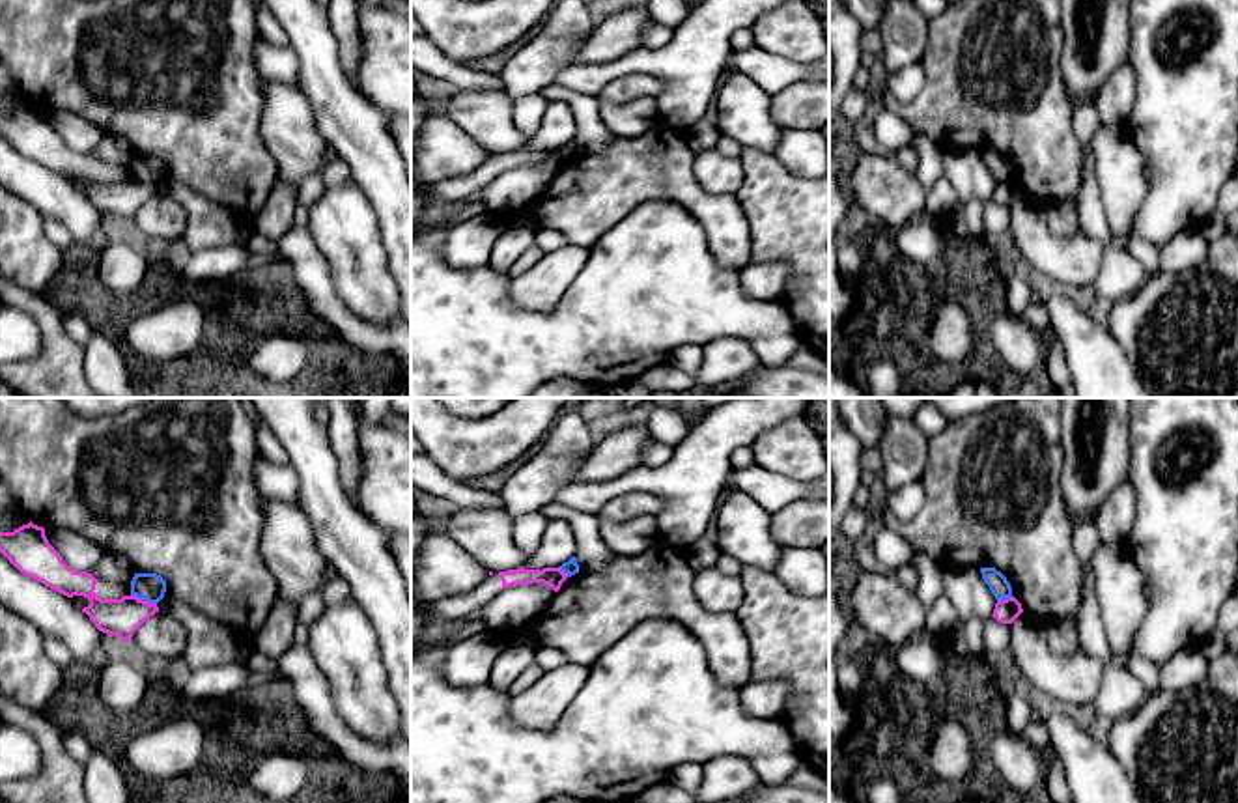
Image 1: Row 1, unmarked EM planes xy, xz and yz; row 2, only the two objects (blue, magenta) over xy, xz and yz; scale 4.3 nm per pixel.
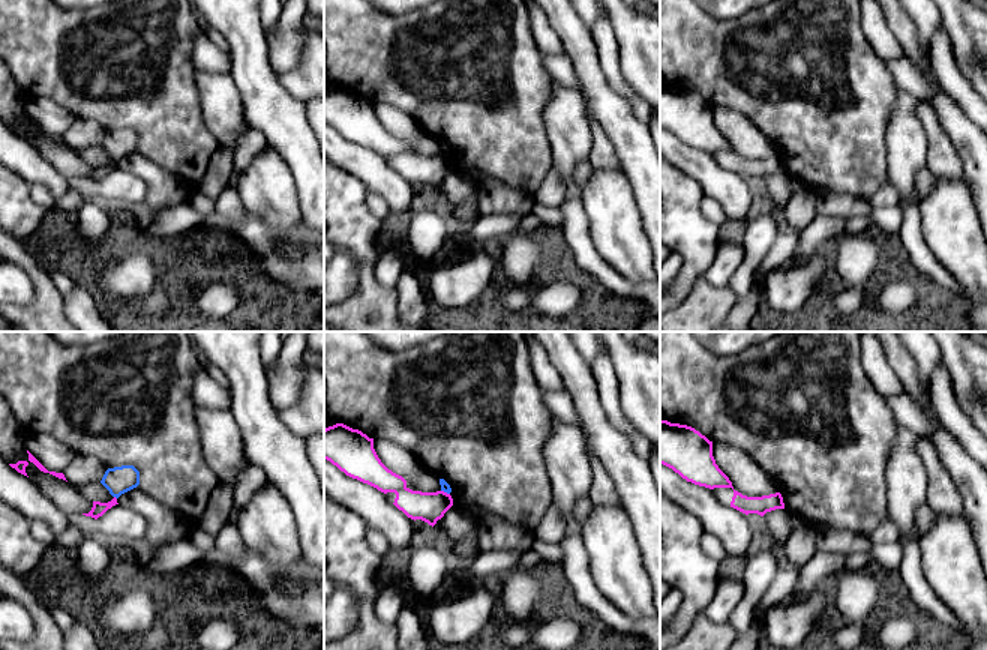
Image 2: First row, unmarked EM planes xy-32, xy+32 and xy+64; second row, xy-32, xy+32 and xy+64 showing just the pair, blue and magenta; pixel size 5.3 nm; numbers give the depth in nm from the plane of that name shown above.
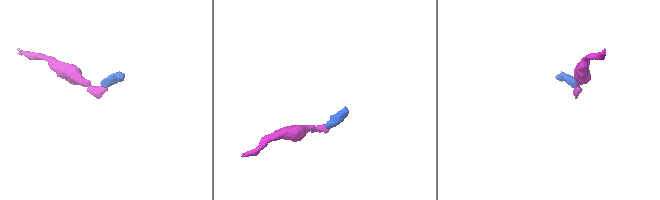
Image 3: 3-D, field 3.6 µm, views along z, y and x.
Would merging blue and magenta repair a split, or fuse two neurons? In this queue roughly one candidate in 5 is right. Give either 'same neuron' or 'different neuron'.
different neuron

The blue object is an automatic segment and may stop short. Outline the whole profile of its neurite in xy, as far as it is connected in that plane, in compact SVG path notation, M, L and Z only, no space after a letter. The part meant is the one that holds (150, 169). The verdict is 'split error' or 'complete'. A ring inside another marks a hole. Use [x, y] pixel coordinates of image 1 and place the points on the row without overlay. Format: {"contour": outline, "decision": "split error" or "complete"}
{"contour": "M134 155L131 162L131 176L149 185L159 185L164 174L166 162L157 155Z", "decision": "complete"}

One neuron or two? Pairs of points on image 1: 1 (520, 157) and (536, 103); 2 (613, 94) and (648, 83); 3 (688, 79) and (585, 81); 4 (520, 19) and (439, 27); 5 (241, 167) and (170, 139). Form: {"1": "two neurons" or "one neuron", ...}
{"1": "two neurons", "2": "one neuron", "3": "one neuron", "4": "one neuron", "5": "one neuron"}

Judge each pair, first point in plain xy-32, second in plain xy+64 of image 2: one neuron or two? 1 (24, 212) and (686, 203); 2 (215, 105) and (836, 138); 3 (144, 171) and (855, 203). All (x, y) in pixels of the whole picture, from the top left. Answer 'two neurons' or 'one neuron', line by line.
1: one neuron
2: two neurons
3: one neuron

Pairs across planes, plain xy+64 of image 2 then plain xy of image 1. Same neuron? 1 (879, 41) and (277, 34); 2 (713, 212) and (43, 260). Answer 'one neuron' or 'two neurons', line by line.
1: one neuron
2: two neurons

